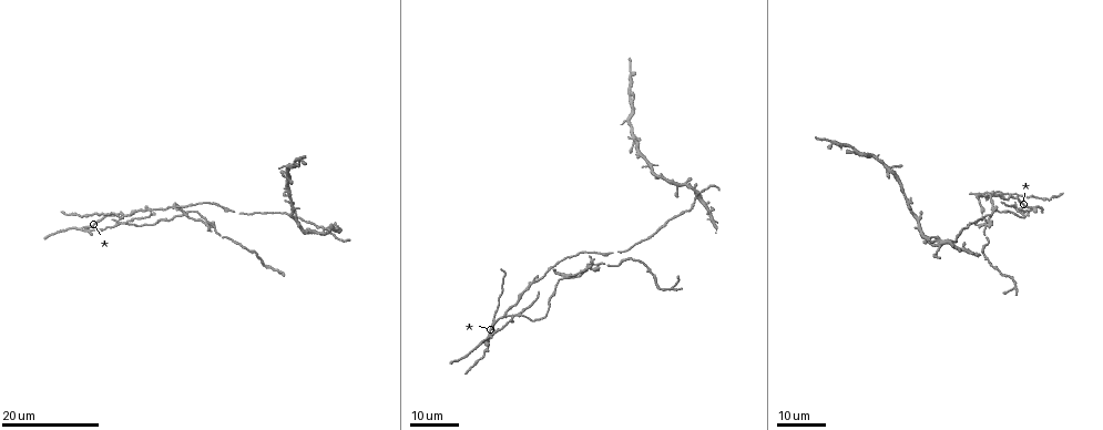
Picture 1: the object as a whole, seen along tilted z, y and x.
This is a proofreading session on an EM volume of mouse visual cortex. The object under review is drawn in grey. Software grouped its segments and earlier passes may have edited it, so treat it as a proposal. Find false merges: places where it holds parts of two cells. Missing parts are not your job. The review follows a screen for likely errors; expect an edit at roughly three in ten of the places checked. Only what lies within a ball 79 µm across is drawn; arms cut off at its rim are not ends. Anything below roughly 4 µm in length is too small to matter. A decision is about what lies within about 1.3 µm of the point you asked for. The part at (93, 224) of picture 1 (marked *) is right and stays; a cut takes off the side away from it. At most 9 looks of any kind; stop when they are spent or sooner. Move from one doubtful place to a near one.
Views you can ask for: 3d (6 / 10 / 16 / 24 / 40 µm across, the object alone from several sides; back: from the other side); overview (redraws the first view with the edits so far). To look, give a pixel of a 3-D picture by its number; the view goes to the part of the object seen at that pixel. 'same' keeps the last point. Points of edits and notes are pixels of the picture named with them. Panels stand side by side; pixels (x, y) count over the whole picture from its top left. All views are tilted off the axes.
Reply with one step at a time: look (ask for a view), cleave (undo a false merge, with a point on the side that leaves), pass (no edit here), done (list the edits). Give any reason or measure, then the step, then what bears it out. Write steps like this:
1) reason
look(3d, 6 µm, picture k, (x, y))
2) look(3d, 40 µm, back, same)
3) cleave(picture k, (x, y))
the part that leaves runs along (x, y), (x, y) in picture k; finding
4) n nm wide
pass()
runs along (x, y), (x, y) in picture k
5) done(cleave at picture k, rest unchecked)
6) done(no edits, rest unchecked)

look(3d, 24 µm, picture 1, (229, 210))

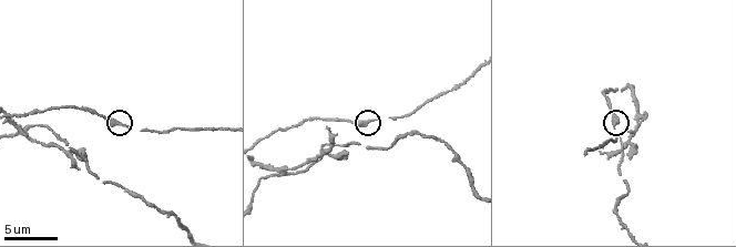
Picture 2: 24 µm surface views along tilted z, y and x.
look(3d, 10 µm, picture 2, (366, 121))

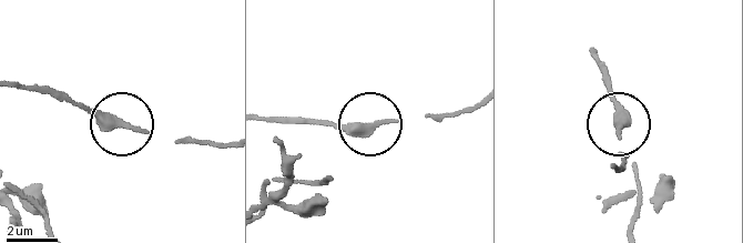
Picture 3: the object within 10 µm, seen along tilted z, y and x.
look(3d, 10 µm, back, picture 3, (130, 126))

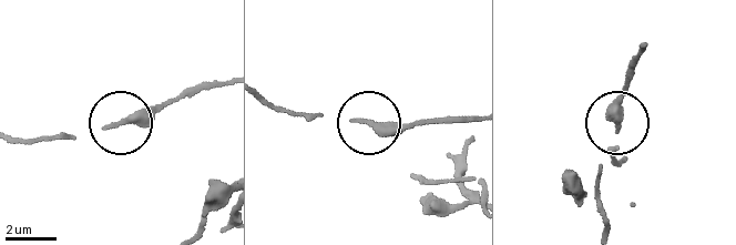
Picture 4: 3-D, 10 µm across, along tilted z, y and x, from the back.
pass()
runs along (225, 81), (187, 88), (113, 124), (58, 135) in picture 4; continuous, no second cell

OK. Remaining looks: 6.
arms part here
look(3d, 16 µm, picture 1, (518, 316))

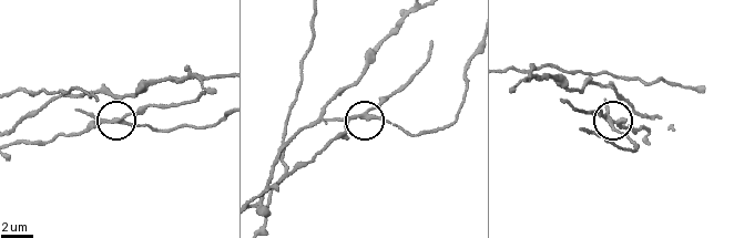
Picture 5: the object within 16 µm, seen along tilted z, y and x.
zoom in
look(3d, 10 µm, picture 5, (611, 123))

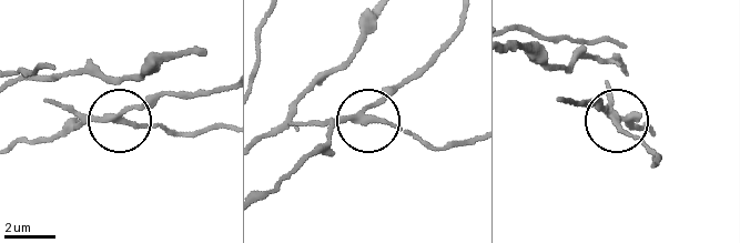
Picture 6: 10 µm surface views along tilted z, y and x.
3 arms
cleave(picture 6, (131, 105))
the part that leaves runs along (95, 117), (174, 94), (219, 92) in picture 6; two cells meet here

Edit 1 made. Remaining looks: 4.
look(3d, 24 µm, picture 1, (482, 341))

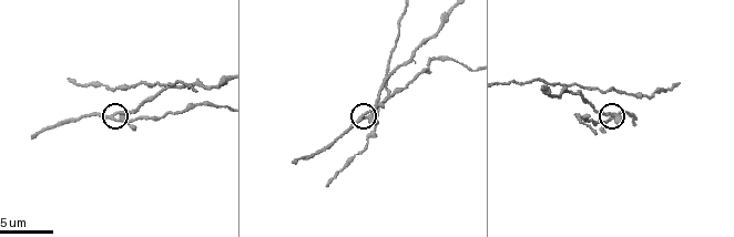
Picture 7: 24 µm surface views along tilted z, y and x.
zoom in
look(3d, 6 µm, picture 7, (361, 118))

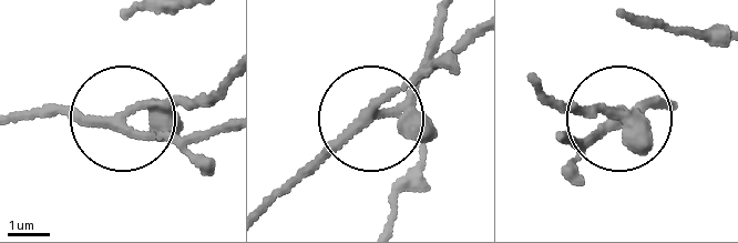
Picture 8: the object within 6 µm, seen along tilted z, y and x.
look(3d, 6 µm, back, picture 8, (365, 115))

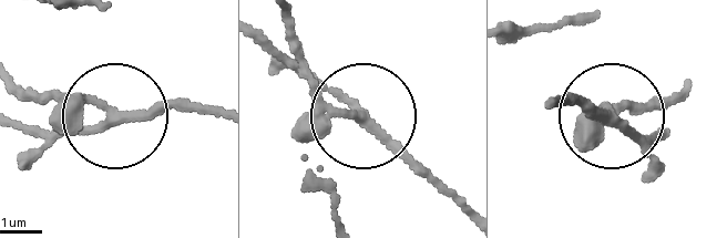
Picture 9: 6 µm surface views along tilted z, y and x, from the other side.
pass()
runs along (12, 81), (129, 120), (214, 110) in picture 9; one cell here

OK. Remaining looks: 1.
three-way junction
look(3d, 6 µm, picture 7, (396, 66))

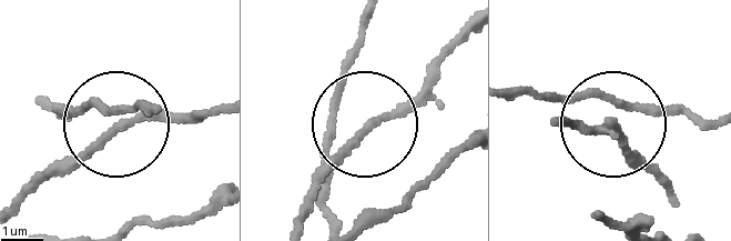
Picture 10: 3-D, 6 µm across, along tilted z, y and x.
side arm 16 µm; 3 arms
pass()
continuous, no second cell

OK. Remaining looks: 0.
done(cleave at picture 6, rest unchecked)

